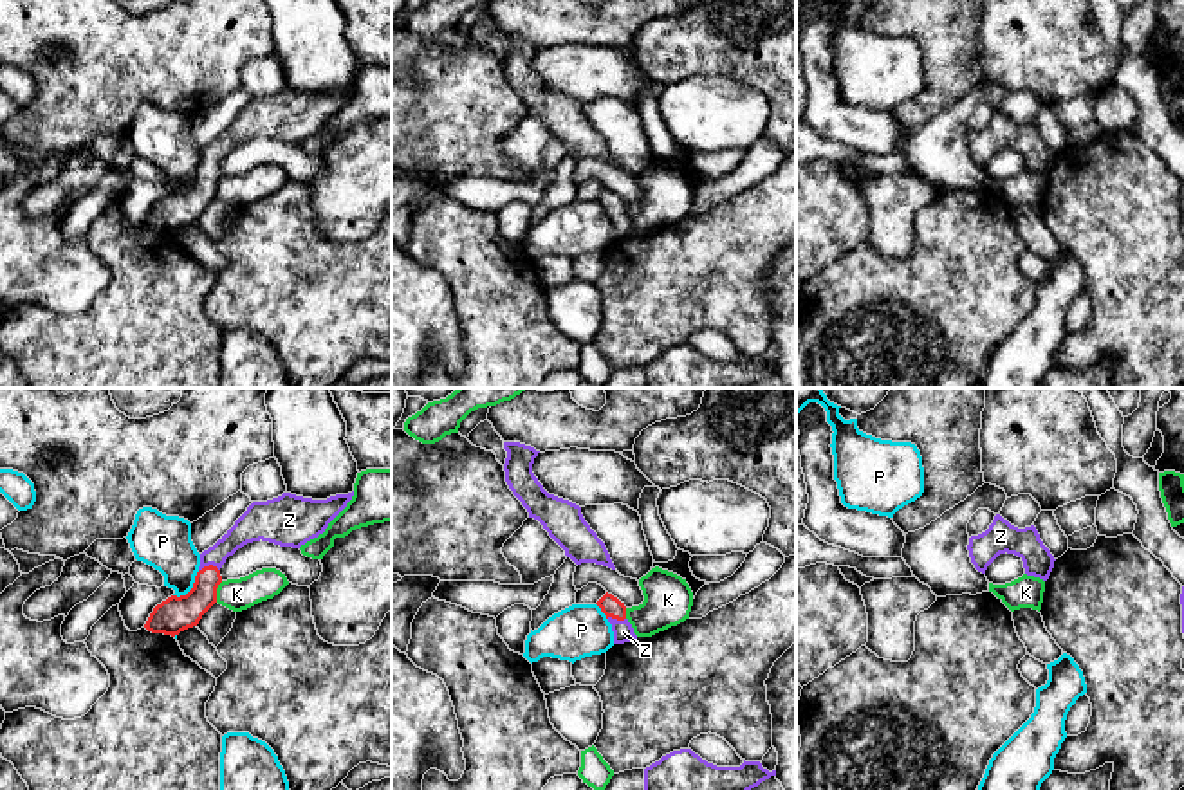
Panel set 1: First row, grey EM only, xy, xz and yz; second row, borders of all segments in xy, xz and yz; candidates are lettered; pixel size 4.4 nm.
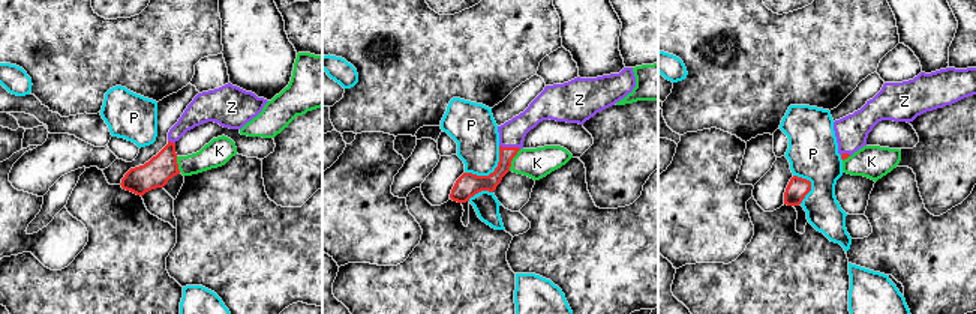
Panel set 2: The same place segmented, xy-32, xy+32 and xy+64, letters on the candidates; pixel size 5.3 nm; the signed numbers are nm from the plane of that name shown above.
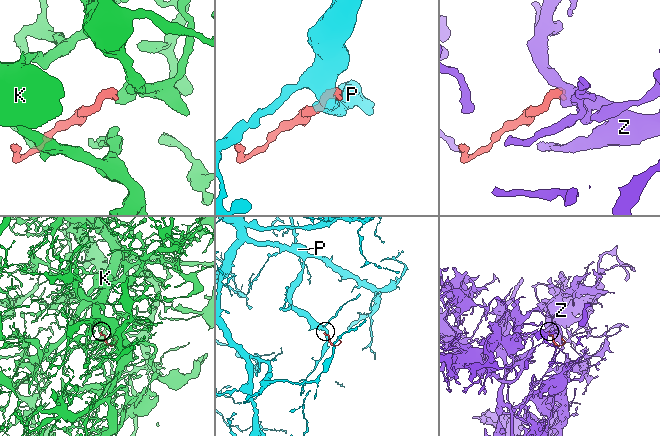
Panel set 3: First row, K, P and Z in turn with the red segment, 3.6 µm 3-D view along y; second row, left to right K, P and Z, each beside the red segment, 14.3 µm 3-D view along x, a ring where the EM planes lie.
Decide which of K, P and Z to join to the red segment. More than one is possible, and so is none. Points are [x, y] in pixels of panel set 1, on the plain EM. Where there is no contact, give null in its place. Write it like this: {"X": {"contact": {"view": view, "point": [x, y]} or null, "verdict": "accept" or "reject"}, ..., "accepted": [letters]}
{"K": {"contact": {"view": "xy", "point": [215, 188]}, "verdict": "reject"}, "P": {"contact": {"view": "xy", "point": [192, 184]}, "verdict": "reject"}, "Z": {"contact": {"view": "xy", "point": [208, 163]}, "verdict": "accept"}, "accepted": ["Z"]}

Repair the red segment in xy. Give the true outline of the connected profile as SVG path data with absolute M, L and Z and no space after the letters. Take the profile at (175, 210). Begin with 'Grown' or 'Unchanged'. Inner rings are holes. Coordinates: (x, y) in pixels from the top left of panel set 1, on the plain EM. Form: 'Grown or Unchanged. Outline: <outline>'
Grown. Outline: M354 87L327 96L283 88L267 97L253 97L235 121L200 150L193 184L186 191L171 191L157 200L144 224L152 229L175 233L197 222L202 211L217 198L217 184L222 179L220 164L229 152L260 135L300 144L323 130L352 92Z

